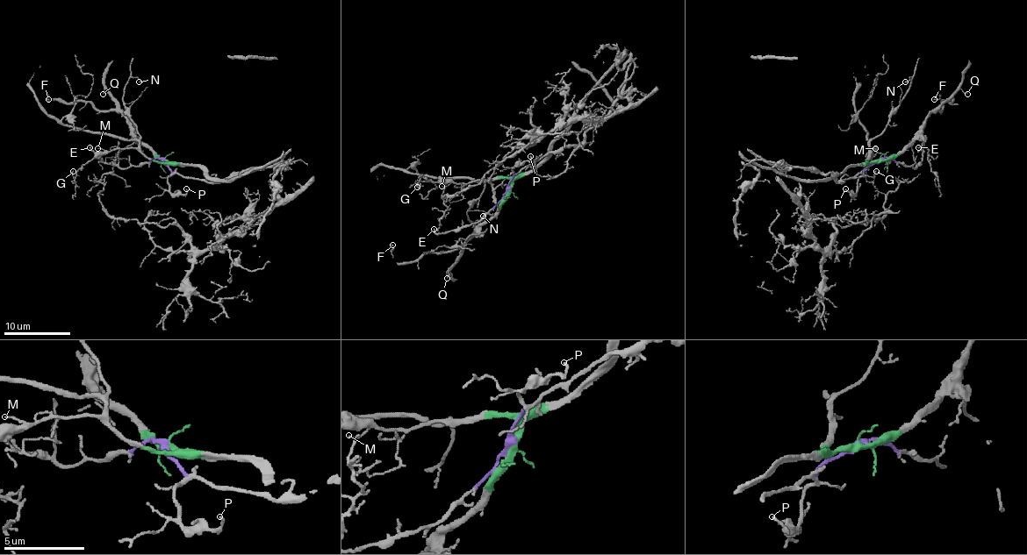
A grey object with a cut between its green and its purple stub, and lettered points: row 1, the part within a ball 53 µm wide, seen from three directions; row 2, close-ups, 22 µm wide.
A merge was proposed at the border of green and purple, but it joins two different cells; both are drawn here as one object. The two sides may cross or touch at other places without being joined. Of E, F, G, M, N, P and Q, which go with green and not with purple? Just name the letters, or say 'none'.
F, G, M, N, Q

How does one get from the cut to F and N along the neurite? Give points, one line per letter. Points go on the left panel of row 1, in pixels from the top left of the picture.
F: (166, 160), (136, 137), (129, 122), (112, 110), (97, 110), (89, 103), (81, 101), (68, 103), (47, 99)
N: (166, 160), (154, 162), (140, 150), (137, 129), (122, 101), (127, 81), (137, 77), (139, 82)

